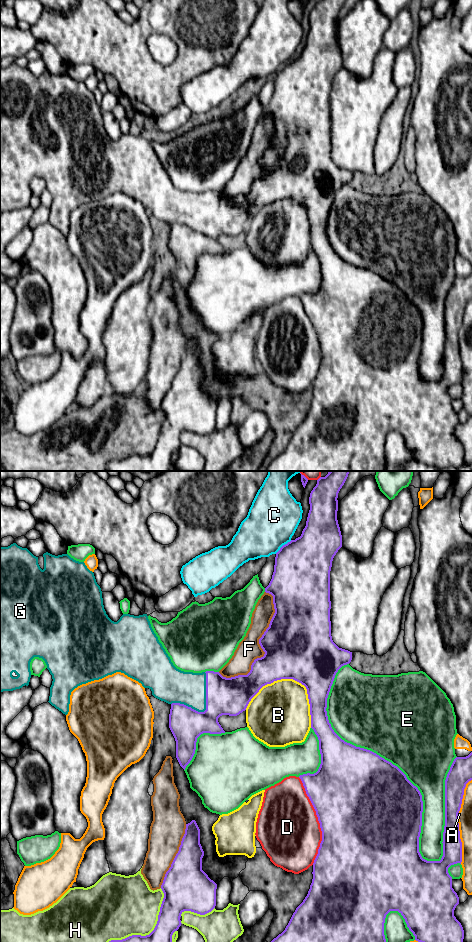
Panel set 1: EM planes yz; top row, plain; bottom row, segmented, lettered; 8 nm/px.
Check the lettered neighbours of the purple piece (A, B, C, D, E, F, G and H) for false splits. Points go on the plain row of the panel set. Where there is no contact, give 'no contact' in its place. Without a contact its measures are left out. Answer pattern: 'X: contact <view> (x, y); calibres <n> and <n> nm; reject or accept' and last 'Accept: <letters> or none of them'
A: contact yz (457, 341); calibres 160 and 110 nm; reject
B: contact yz (293, 199); calibres 500 and 440 nm; reject
C: contact yz (283, 65); calibres 460 and 400 nm; reject
D: contact yz (318, 340); calibres 500 and 500 nm; reject
E: contact yz (386, 280); calibres 500 and 500 nm; reject
F: contact yz (260, 165); calibres 460 and 190 nm; reject
G: contact yz (206, 228); calibres 300 and 260 nm; accept
H: contact yz (147, 455); calibres 280 and 420 nm; reject
Accept: G

